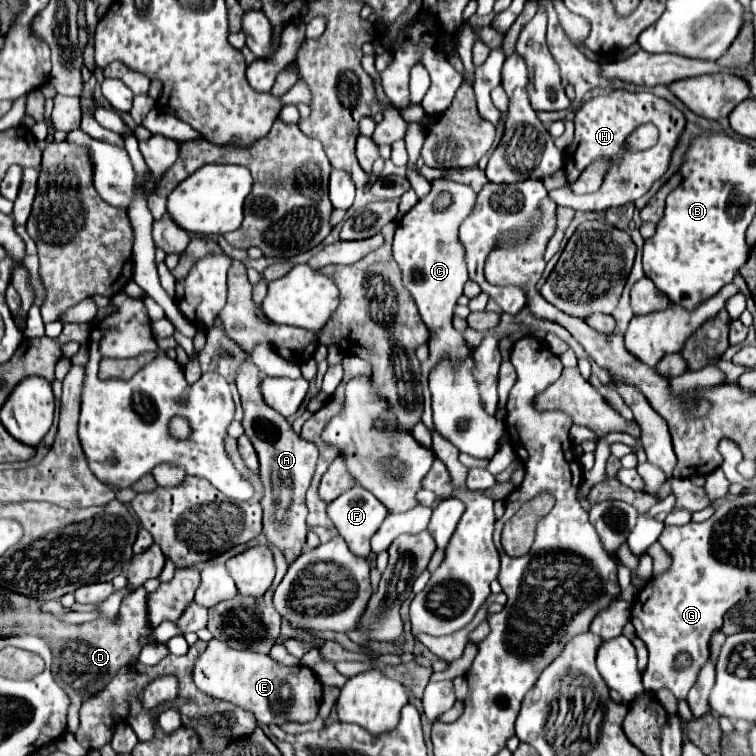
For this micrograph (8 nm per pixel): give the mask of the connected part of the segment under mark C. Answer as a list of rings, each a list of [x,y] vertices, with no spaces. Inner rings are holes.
[[[439,177],[431,183],[431,193],[403,215],[399,221],[399,227],[393,237],[393,257],[401,267],[403,285],[413,295],[419,315],[423,317],[425,325],[433,331],[431,343],[429,343],[429,359],[421,363],[421,384],[428,386],[431,371],[443,361],[455,361],[461,363],[467,359],[469,349],[461,333],[457,333],[451,325],[453,309],[457,305],[457,299],[463,295],[463,285],[467,283],[467,261],[465,261],[465,247],[459,241],[459,225],[471,215],[477,203],[477,193],[467,183],[451,181],[449,177]],[[439,193],[451,193],[453,205],[443,213],[433,213],[431,205],[437,199]]]

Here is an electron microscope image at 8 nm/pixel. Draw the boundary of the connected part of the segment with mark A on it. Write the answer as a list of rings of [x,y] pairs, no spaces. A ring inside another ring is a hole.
[[[243,361],[235,373],[235,385],[241,395],[243,403],[243,427],[245,435],[251,439],[259,463],[261,463],[261,481],[265,485],[265,495],[261,499],[263,505],[263,531],[267,535],[269,543],[275,543],[279,549],[283,549],[287,561],[295,561],[301,555],[305,535],[307,535],[307,505],[305,505],[305,493],[311,485],[315,465],[319,459],[319,449],[315,443],[303,441],[287,423],[283,415],[279,415],[275,409],[271,409],[263,395],[261,395],[261,381],[263,375],[251,361]]]

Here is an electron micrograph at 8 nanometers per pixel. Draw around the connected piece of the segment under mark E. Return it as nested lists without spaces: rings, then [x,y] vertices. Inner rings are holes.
[[[211,639],[205,653],[195,661],[193,683],[199,691],[249,709],[263,725],[283,725],[287,721],[313,721],[321,703],[321,683],[309,667],[283,667],[269,655],[255,655],[253,651],[235,651],[227,643]]]

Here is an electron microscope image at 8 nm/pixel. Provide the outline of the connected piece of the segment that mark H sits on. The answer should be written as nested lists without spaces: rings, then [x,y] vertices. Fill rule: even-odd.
[[[615,89],[609,95],[599,95],[581,105],[575,113],[575,151],[571,151],[573,163],[565,163],[569,173],[569,183],[575,183],[579,175],[597,159],[609,161],[609,169],[603,177],[603,185],[597,193],[591,195],[575,195],[569,187],[549,191],[549,197],[563,207],[571,207],[575,211],[605,211],[609,207],[621,207],[625,203],[633,203],[643,197],[651,185],[665,175],[671,165],[671,155],[679,143],[681,133],[685,131],[685,115],[671,105],[667,99],[661,99],[653,93],[631,93],[625,89]],[[645,123],[653,123],[659,129],[659,141],[645,151],[631,151],[627,147],[627,137]]]

